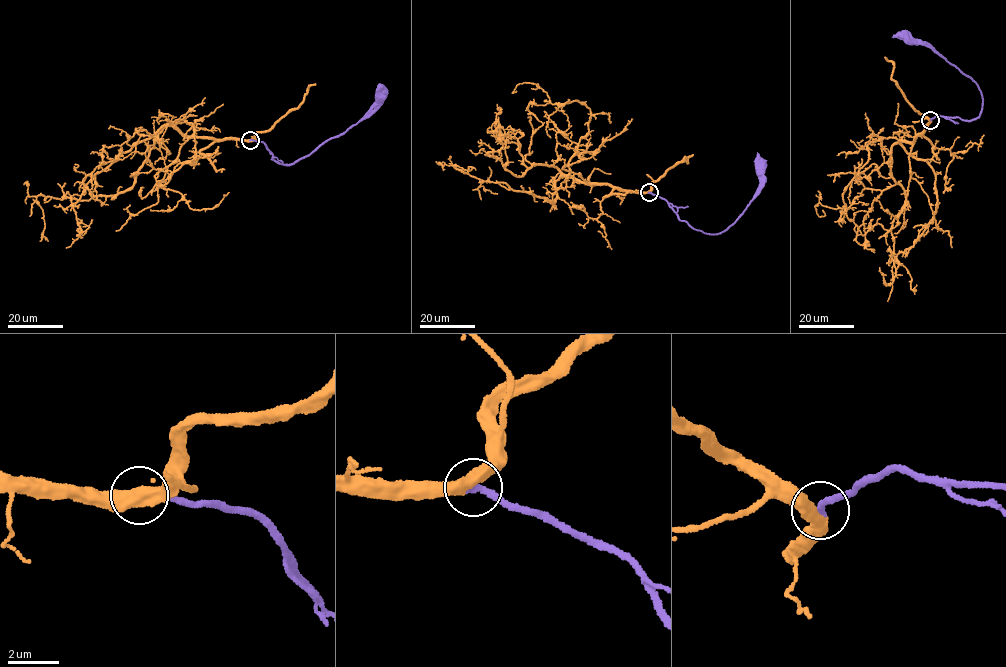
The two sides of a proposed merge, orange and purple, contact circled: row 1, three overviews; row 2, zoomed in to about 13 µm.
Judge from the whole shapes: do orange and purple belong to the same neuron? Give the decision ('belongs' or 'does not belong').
belongs

